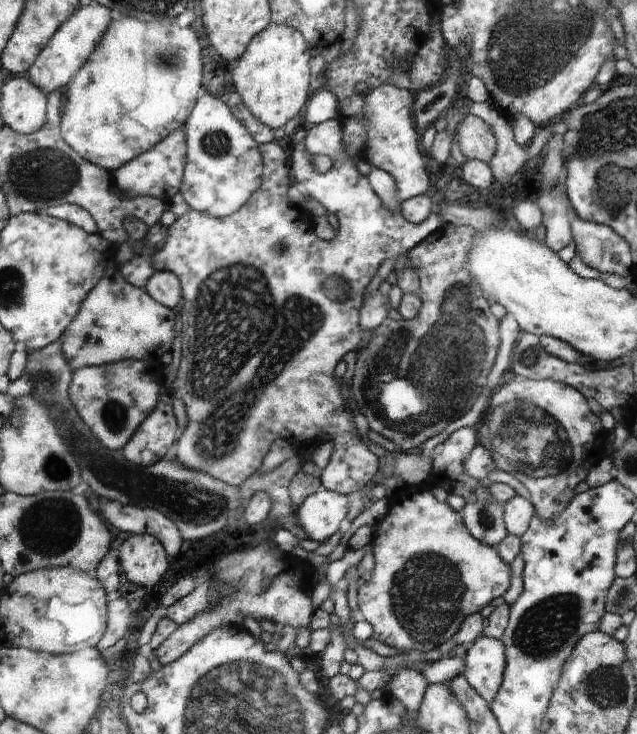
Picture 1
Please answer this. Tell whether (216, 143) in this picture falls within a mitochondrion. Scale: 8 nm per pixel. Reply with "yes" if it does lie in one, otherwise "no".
yes

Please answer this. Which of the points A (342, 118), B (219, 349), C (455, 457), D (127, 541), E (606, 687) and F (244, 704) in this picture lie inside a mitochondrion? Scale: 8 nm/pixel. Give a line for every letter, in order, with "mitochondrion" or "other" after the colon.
A: other
B: mitochondrion
C: other
D: other
E: mitochondrion
F: mitochondrion

